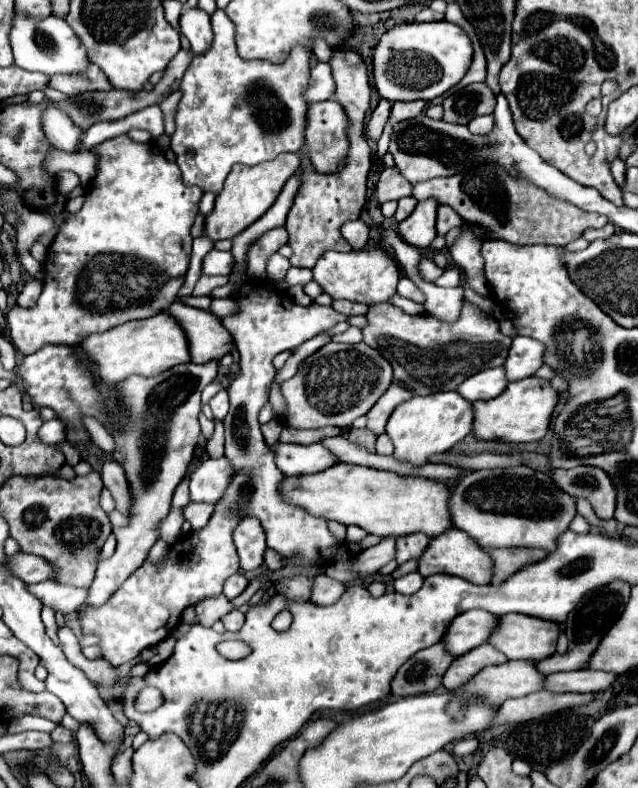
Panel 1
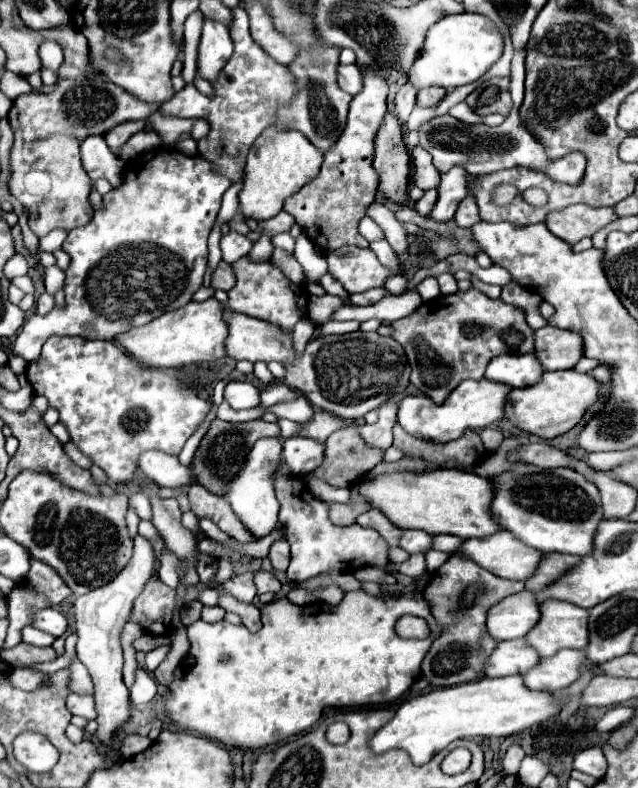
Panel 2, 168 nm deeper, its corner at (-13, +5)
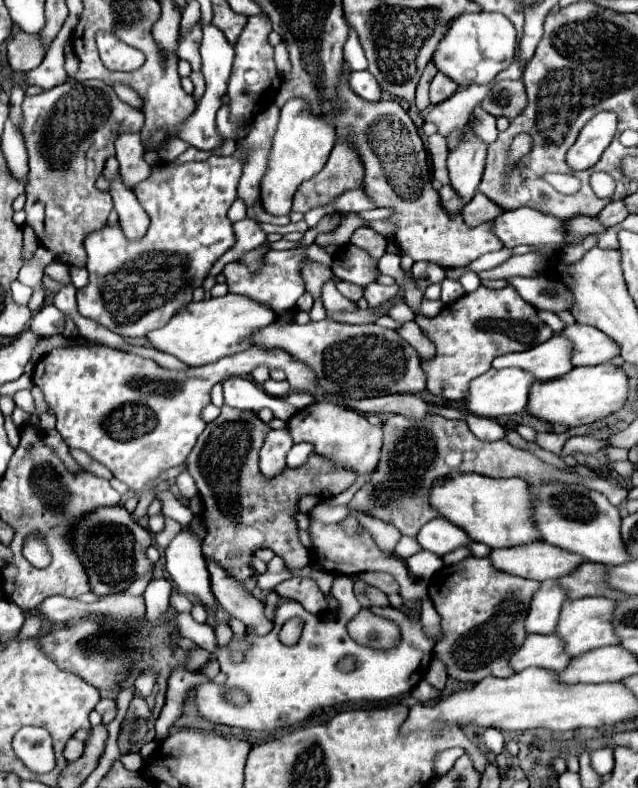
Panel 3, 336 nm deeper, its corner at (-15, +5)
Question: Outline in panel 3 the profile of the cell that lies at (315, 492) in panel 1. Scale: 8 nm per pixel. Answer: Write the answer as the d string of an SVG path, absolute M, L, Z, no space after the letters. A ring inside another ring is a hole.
M454 474L454 478L436 482L430 498L438 516L460 526L474 542L482 542L490 548L510 548L540 538L532 524L528 484L522 478L496 480L480 474Z

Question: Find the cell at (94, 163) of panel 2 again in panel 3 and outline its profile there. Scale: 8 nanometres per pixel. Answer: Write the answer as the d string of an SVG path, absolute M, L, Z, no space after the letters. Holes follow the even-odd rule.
M108 158L104 162L102 176L110 182L108 192L110 192L112 200L114 200L114 210L120 216L120 226L122 226L124 234L130 240L144 236L144 232L146 232L146 228L150 224L150 218L144 212L144 208L138 204L134 192L128 186L124 186L124 180L120 176L120 168L118 168L116 158Z

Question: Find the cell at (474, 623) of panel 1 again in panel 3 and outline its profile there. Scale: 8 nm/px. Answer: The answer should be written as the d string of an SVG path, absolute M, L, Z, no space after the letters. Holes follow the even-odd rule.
M556 580L542 582L540 590L536 590L532 596L532 606L528 610L528 618L524 620L524 630L528 630L528 634L552 634L564 600L566 592L556 584Z

